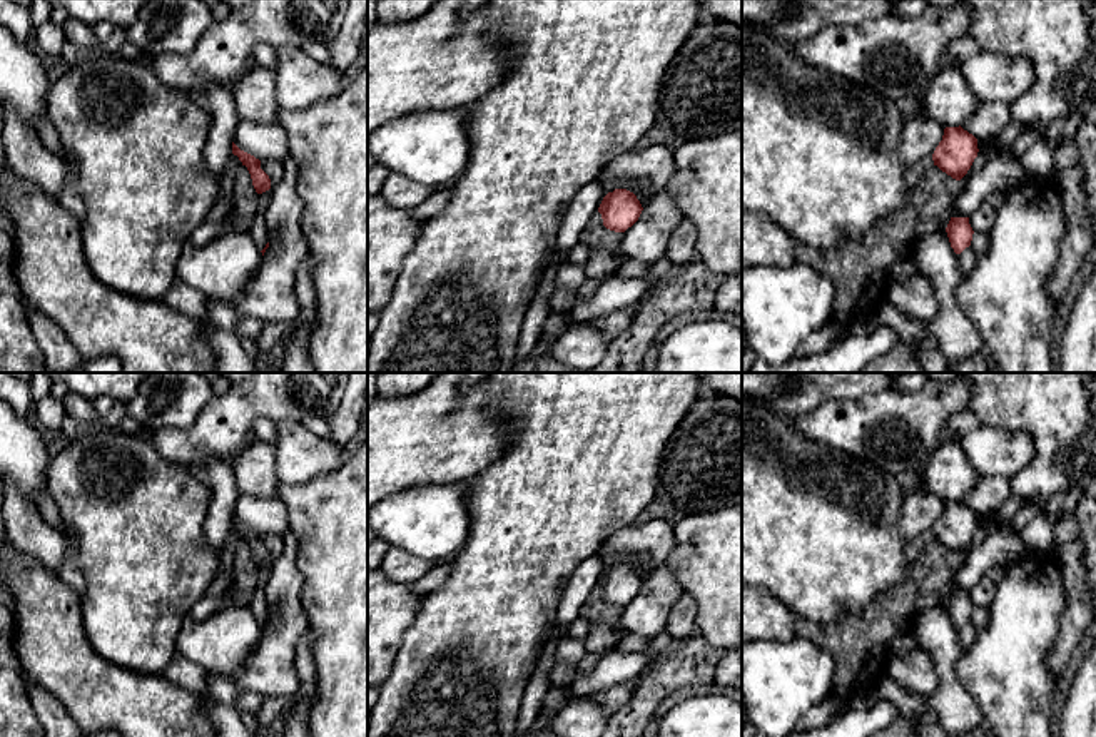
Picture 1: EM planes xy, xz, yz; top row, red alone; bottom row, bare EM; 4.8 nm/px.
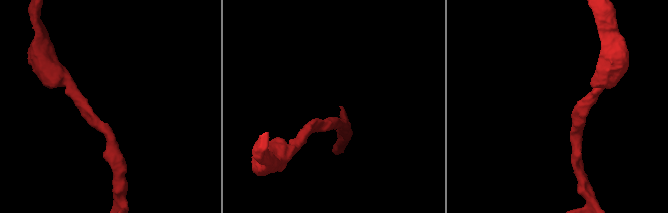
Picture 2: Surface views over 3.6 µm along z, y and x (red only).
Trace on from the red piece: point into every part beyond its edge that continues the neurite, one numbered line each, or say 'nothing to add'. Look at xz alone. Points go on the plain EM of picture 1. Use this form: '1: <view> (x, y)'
nothing to add

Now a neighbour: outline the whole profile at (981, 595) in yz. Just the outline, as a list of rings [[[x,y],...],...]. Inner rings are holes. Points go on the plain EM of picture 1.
[[[982,577],[979,583],[969,590],[969,598],[972,605],[974,607],[989,607],[994,598],[996,585],[997,582],[987,577]]]

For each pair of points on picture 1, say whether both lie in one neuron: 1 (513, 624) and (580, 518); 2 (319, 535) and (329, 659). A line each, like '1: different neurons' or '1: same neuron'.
1: same neuron
2: same neuron

